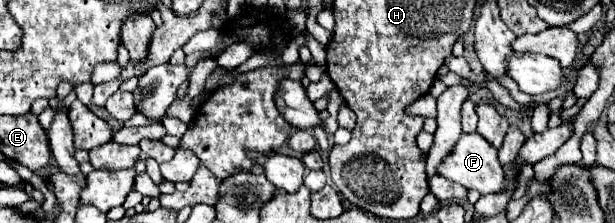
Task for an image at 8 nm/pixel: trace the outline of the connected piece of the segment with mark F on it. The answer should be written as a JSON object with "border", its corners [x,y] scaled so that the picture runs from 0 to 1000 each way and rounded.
{"border":[[[776,592],[766,601],[750,601],[750,619],[740,637],[740,664],[724,700],[720,735],[714,735],[714,780],[724,789],[733,816],[743,816],[750,834],[763,843],[776,843],[785,879],[798,870],[798,861],[815,861],[821,843],[821,789],[818,789],[818,753],[808,717],[808,673]]]}

